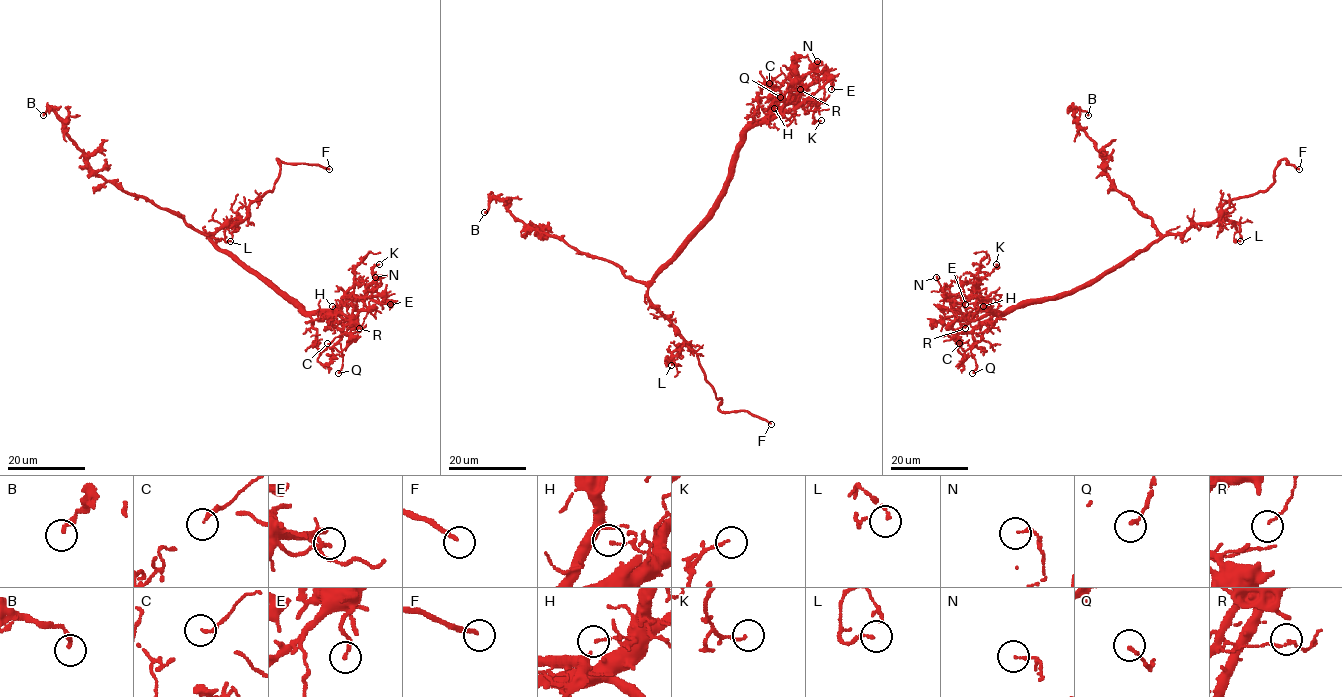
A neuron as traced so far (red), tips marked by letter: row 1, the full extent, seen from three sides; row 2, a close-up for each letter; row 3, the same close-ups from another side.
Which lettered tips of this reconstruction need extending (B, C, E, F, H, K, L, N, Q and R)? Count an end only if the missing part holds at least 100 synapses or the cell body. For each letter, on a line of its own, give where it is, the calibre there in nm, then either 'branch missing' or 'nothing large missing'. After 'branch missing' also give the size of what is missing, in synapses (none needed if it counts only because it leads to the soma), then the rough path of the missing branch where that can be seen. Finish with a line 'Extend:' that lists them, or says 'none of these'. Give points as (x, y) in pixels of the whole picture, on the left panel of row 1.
B: at (43, 115); 220 nm thick; nothing large missing
C: at (327, 343); 150 nm thick; nothing large missing
E: at (390, 304); 180 nm thick; nothing large missing
F: at (329, 169); 170 nm thick; branch missing; missing branch runs (329, 169), (358, 174), (370, 187), (367, 186)
H: at (332, 306); 120 nm thick; nothing large missing
K: at (379, 264); 120 nm thick; nothing large missing
L: at (230, 241); 130 nm thick; nothing large missing
N: at (375, 277); 130 nm thick; nothing large missing
Q: at (338, 373); 150 nm thick; nothing large missing
R: at (359, 328); 50 nm thick; nothing large missing
Extend: F

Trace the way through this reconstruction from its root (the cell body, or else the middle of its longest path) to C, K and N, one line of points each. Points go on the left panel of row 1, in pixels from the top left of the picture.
C: (231, 255), (290, 301), (308, 312), (323, 312), (336, 327), (350, 335), (336, 337), (327, 343)
K: (231, 255), (308, 312), (333, 312), (350, 299), (359, 299), (373, 280), (371, 269), (379, 264)
N: (231, 255), (308, 312), (332, 312), (345, 295), (376, 296), (371, 291), (380, 285), (380, 279), (375, 277)

